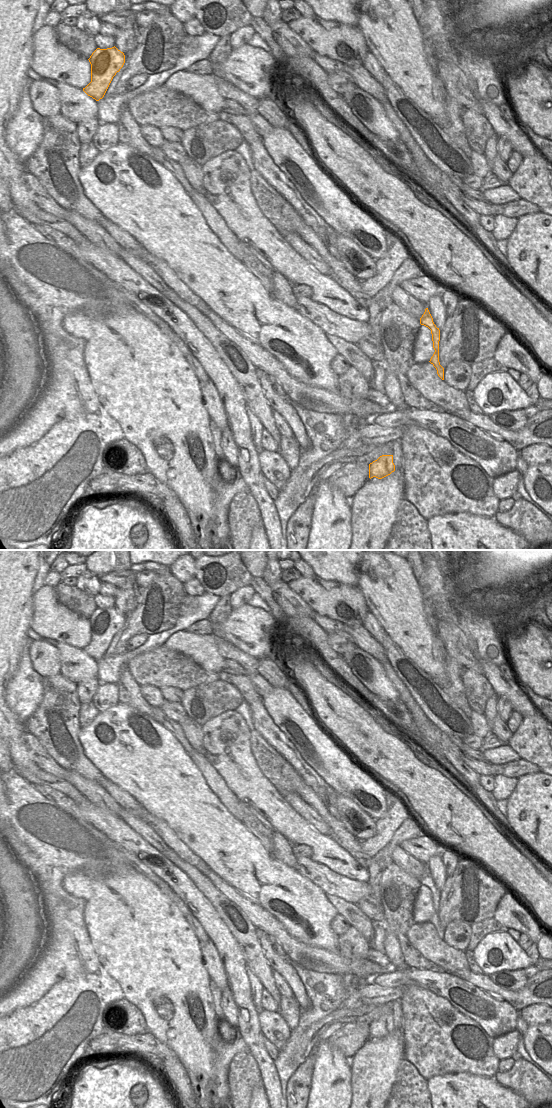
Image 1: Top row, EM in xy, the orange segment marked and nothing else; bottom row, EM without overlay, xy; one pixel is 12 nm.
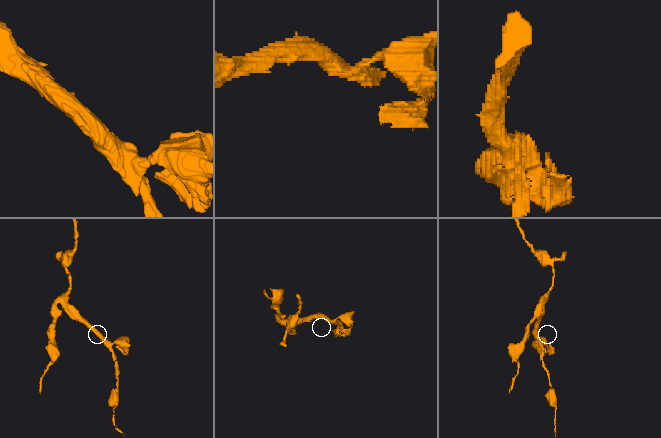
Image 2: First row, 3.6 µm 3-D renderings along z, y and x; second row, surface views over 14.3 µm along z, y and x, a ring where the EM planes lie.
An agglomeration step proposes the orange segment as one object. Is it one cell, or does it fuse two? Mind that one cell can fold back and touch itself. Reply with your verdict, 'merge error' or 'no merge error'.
no merge error

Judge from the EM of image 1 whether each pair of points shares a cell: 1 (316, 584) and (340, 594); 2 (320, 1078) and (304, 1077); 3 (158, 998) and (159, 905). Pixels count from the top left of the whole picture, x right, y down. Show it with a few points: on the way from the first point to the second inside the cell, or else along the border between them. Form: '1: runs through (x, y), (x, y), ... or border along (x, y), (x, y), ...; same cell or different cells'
1: runs through (322, 590), (326, 594), (334, 594); same cell
2: border along (316, 1055), (308, 1097); different cells
3: runs through (158, 975), (158, 928); same cell

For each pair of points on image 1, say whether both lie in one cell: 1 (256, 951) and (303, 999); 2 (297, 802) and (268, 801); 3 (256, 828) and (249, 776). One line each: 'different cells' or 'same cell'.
1: different cells
2: different cells
3: different cells

